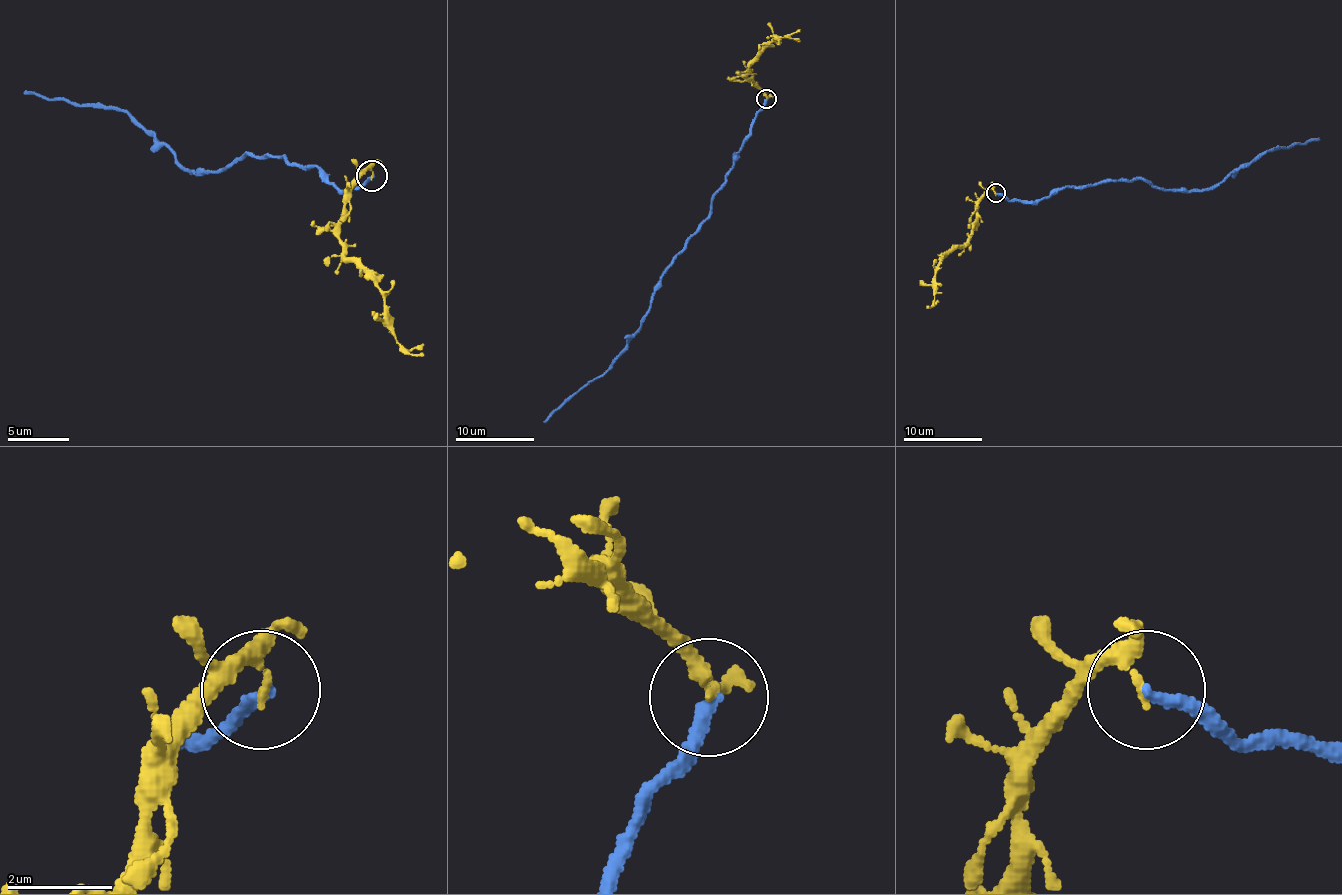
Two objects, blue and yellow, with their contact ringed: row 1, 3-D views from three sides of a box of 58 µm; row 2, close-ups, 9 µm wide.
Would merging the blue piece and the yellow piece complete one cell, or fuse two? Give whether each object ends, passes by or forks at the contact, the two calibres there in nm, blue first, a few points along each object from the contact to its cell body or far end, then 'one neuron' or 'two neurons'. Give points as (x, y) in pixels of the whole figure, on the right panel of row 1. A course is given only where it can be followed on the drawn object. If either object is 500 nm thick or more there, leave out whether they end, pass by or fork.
blue ends there; yellow passes by; 240 nm thick on the blue side, 140 nm on the other; blue runs (995, 193), (1038, 201), (1066, 187), (1147, 179), (1154, 187), (1208, 189), (1267, 152), (1318, 138); yellow runs (995, 193), (989, 189), (977, 203), (971, 236), (942, 260), (936, 272), (934, 303), (926, 307); two neurons

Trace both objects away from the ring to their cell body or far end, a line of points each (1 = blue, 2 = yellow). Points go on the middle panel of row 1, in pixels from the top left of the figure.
1: (767, 98), (725, 185), (713, 196), (709, 218), (666, 271), (652, 297), (650, 311), (627, 350), (544, 421)
2: (767, 98), (765, 92), (745, 74), (774, 39), (788, 37), (800, 29)

